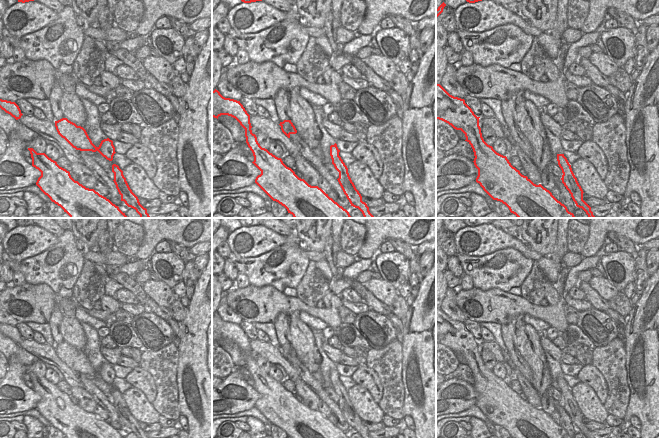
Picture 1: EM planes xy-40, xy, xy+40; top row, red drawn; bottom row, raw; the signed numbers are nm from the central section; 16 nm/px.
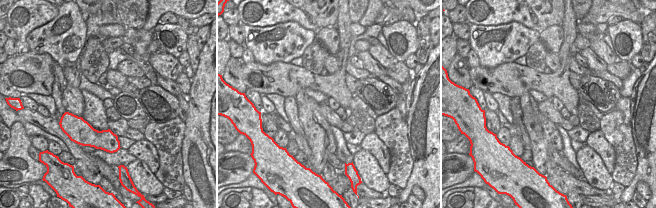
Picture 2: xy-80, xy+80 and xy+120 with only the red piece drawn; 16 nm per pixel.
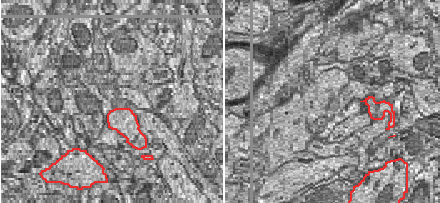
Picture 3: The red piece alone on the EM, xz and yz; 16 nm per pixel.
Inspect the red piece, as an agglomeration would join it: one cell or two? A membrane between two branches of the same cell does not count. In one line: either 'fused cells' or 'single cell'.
single cell

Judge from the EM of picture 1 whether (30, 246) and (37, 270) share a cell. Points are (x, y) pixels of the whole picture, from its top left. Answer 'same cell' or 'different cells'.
different cells

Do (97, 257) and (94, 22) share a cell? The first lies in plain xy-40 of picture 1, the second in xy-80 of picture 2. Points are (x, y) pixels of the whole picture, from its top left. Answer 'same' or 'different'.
different

